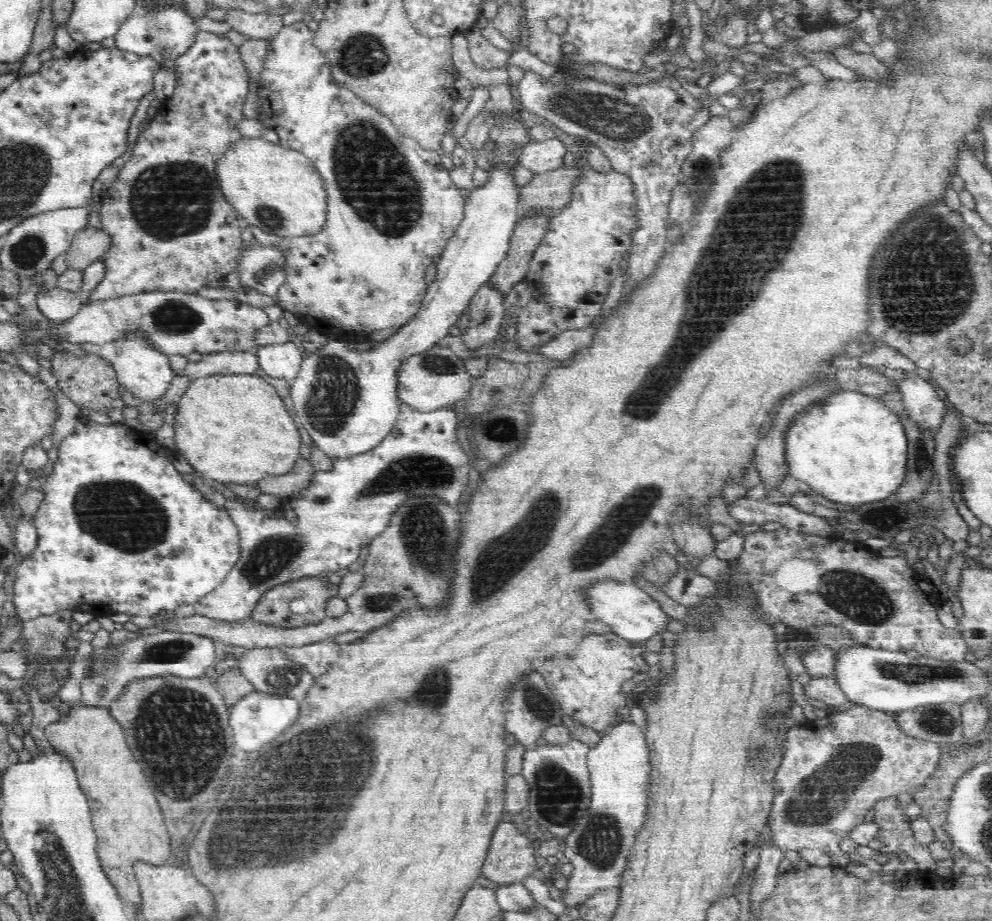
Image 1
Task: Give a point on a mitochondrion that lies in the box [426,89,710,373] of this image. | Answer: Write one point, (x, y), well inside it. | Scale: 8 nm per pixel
(486, 316)

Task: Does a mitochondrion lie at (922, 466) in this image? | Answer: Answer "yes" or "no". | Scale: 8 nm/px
yes

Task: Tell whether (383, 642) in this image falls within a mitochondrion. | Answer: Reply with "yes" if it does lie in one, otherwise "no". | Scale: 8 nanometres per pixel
no

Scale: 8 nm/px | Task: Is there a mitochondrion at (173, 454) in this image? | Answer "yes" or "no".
no

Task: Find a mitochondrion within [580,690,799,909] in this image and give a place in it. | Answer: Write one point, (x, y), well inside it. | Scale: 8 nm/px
(759, 756)

